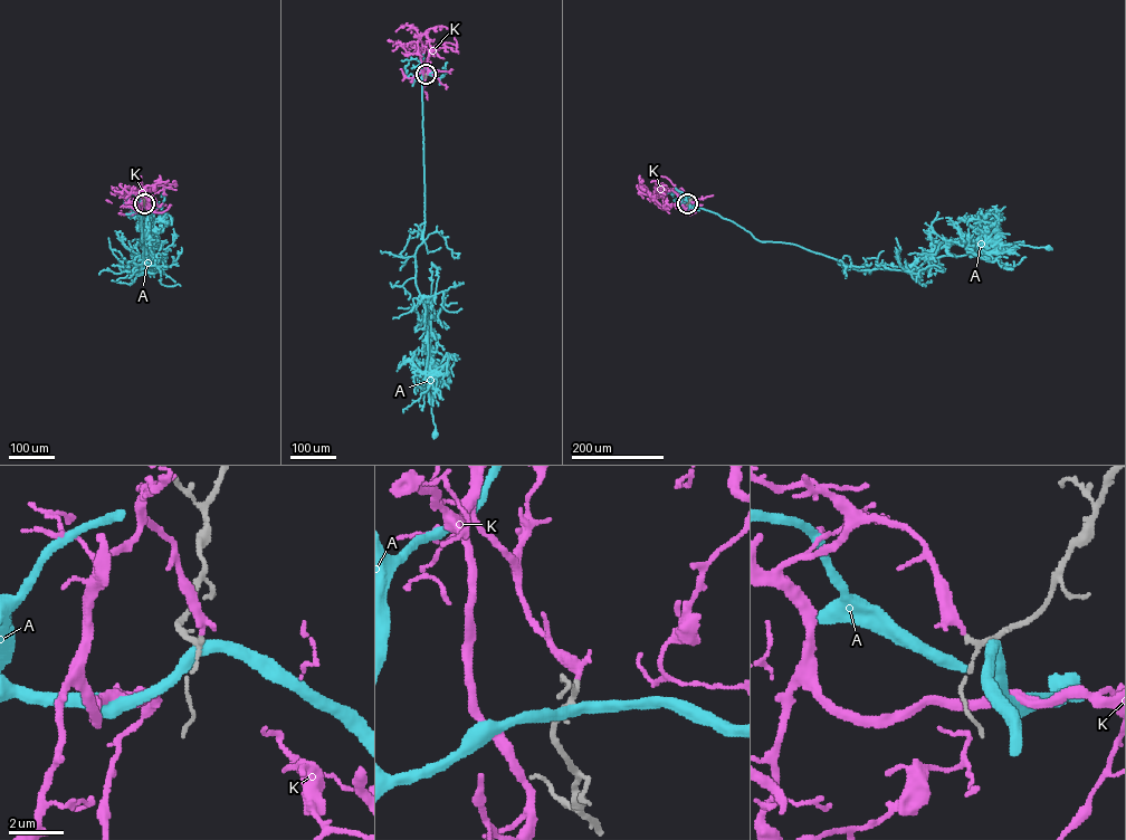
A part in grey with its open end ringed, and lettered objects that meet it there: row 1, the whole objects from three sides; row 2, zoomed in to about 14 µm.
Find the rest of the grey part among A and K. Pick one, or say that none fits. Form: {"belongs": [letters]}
{"belongs": ["K"]}

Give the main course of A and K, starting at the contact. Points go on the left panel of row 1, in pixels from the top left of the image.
A: (144, 203), (140, 204), (143, 260), (140, 269), (133, 270), (143, 267), (148, 242), (153, 247)
K: (144, 203), (141, 175), (139, 197), (146, 185), (168, 181)

